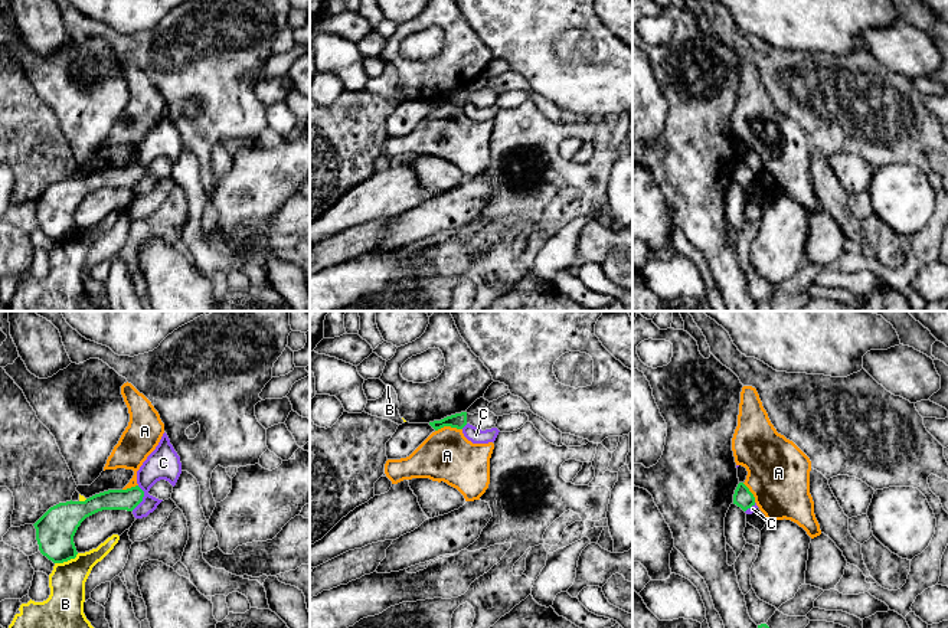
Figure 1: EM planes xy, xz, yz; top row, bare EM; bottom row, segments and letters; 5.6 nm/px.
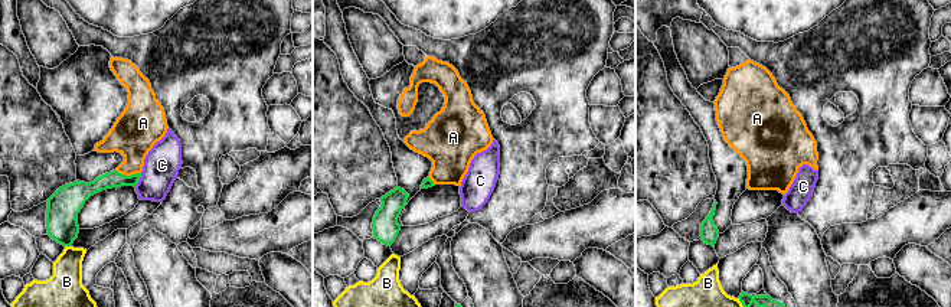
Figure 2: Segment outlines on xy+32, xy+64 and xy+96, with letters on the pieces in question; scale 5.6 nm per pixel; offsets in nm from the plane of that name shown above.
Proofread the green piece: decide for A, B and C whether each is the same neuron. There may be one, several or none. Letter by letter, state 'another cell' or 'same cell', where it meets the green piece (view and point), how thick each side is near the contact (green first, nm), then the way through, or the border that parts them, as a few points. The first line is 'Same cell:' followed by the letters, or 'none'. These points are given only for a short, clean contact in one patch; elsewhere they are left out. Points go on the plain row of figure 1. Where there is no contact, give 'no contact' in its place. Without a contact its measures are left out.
Same cell: none
A: another cell; meets green in xz at (448, 102); 90 nm thick on the green side, 300 nm on the other; border along xz (461, 105), (441, 104), (435, 108)
B: another cell; meets green in xy at (66, 238); 220 nm thick on the green side, 200 nm on the other
C: another cell; meets green in xy at (141, 176); 120 nm thick on the green side, 180 nm on the other; border along xy (139, 163), (143, 169), (143, 176), (131, 187)

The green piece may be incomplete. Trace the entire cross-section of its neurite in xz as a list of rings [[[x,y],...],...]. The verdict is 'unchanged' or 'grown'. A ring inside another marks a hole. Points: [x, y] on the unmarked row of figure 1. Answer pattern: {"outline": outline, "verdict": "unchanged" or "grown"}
{"outline": [[[467,89],[455,91],[455,92],[444,95],[441,98],[429,99],[429,102],[435,108],[438,108],[438,107],[441,107],[444,104],[451,104],[451,105],[462,107],[467,102]]], "verdict": "unchanged"}

